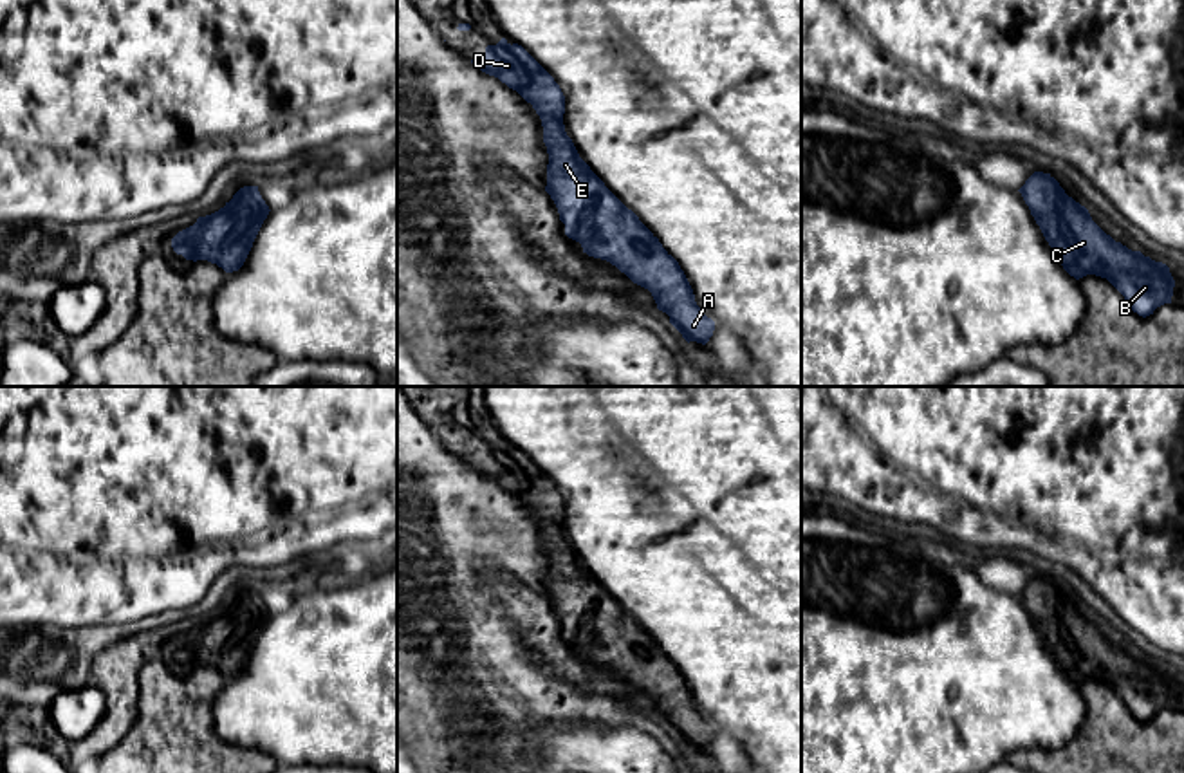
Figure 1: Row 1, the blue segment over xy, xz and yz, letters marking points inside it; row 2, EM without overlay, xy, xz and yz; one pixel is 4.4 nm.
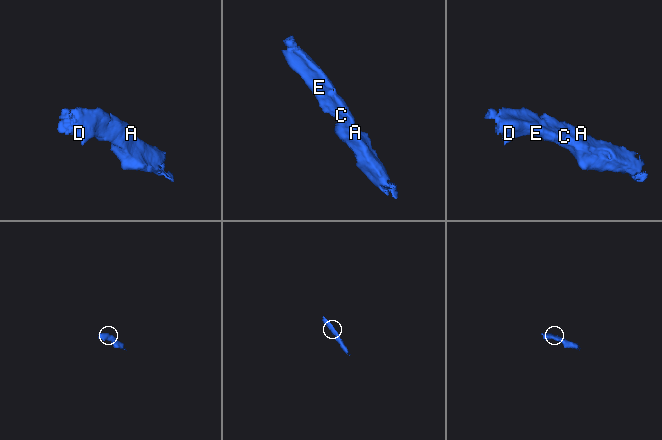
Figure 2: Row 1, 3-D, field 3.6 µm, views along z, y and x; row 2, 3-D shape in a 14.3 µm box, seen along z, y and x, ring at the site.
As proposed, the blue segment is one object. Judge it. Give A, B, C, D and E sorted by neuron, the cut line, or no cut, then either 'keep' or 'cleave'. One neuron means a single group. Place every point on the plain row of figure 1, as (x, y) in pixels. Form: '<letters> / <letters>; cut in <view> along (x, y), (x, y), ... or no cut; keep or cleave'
A B C D E; no cut; keep

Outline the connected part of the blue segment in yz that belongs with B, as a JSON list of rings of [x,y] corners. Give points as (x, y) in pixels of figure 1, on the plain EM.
[[[1034,576],[1018,596],[1070,681],[1106,683],[1142,722],[1171,708],[1175,685],[1170,672],[1115,647],[1050,578]]]

